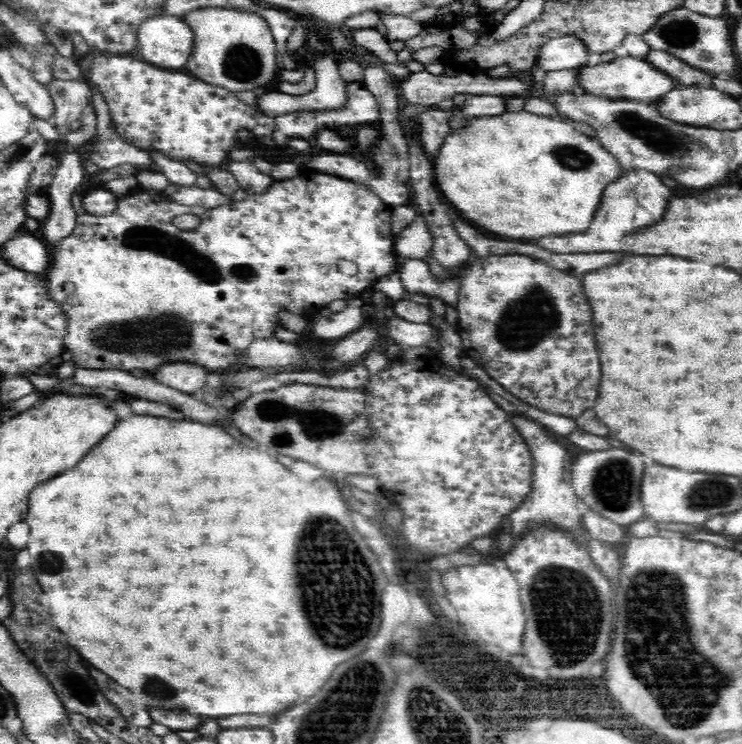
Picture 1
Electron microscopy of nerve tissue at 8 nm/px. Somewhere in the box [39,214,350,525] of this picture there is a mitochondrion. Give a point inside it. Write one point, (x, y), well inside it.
(148, 237)

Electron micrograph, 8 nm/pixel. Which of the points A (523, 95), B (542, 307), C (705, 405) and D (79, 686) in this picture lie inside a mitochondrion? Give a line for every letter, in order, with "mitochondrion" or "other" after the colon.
A: other
B: mitochondrion
C: other
D: mitochondrion

